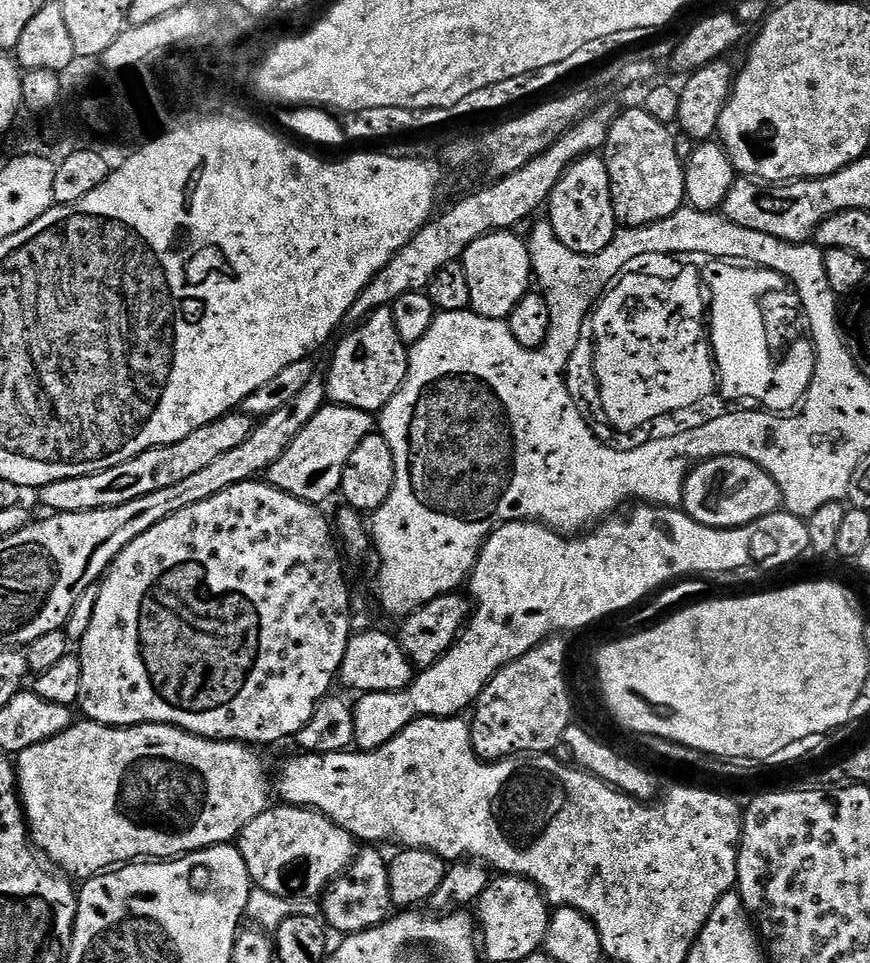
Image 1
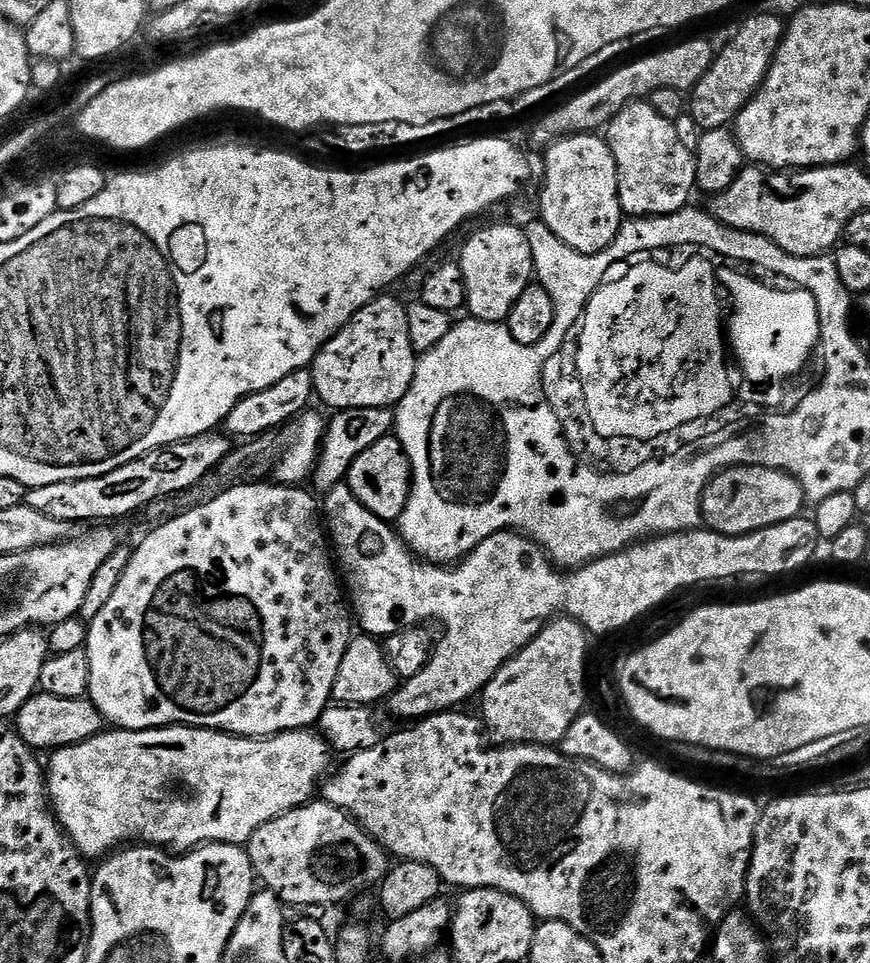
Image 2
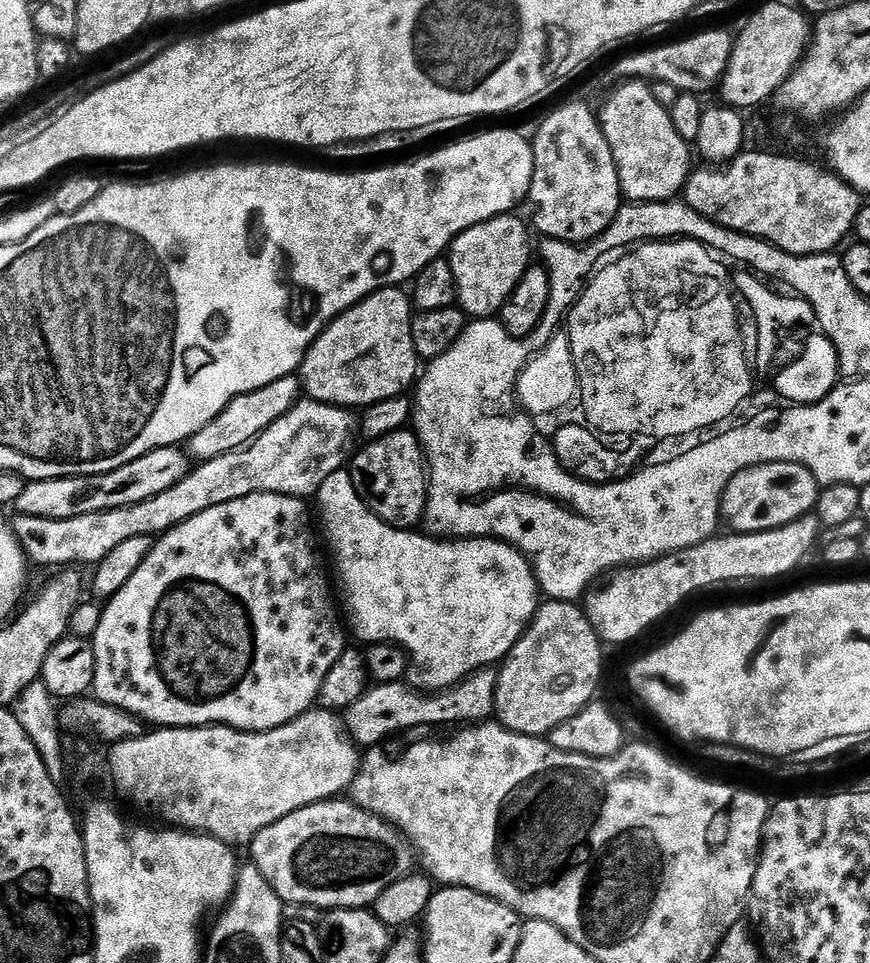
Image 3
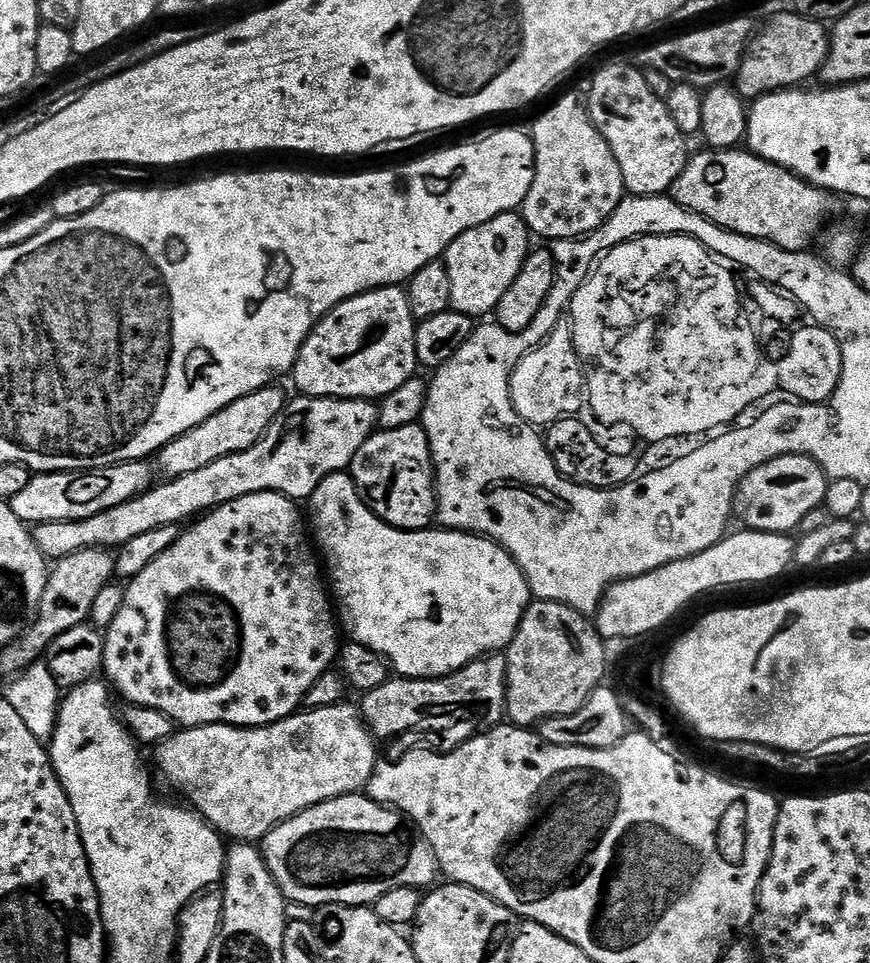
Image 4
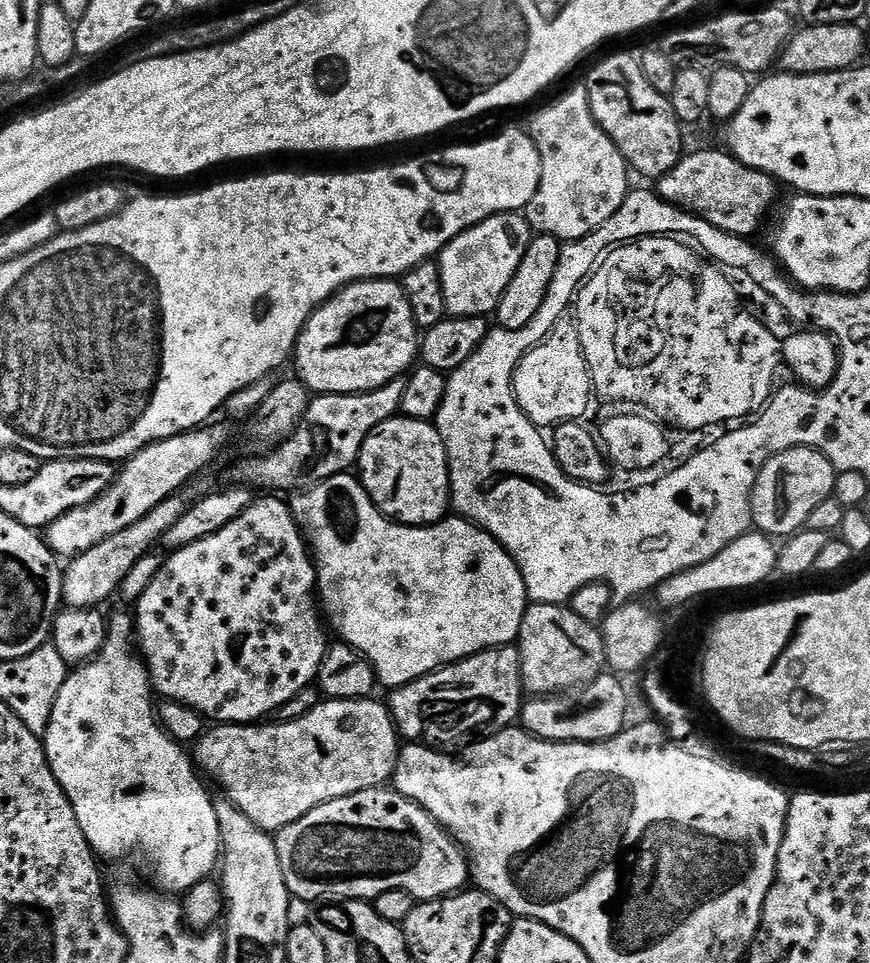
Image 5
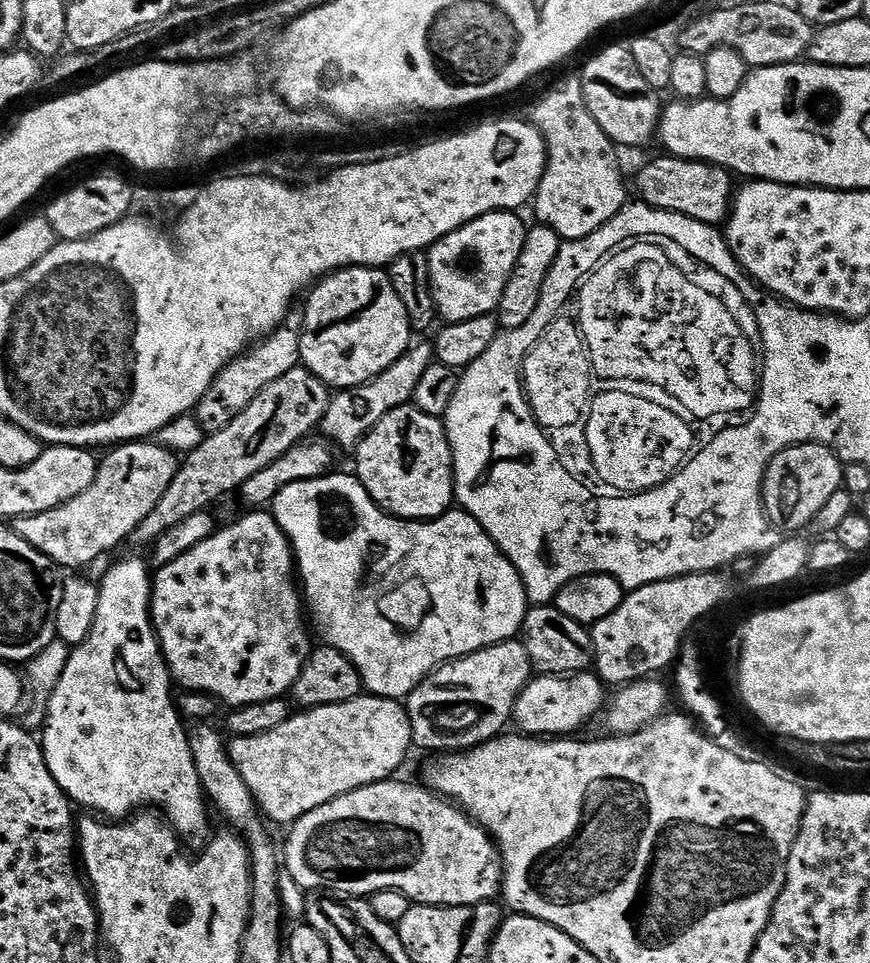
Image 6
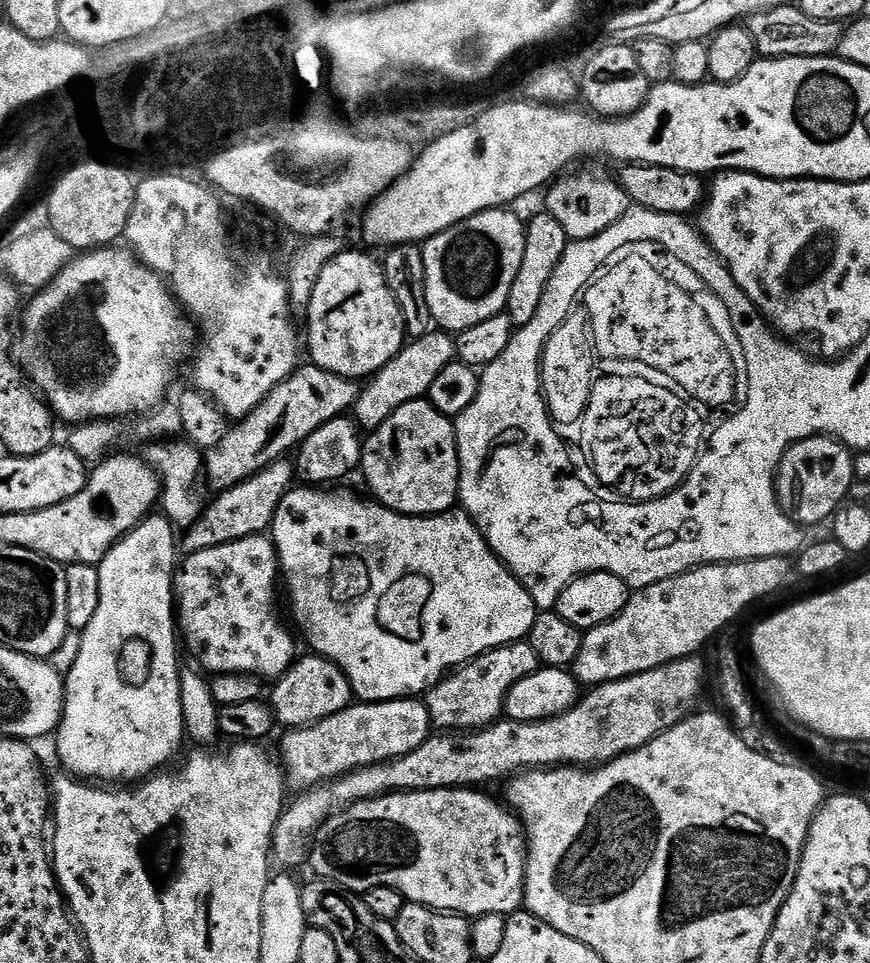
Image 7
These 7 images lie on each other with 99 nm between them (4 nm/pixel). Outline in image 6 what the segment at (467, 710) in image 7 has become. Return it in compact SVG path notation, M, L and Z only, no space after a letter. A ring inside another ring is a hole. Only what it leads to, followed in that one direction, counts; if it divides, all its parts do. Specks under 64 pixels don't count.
M520 638L503 640L502 643L484 648L480 652L448 661L430 673L406 698L413 745L417 749L425 748L432 752L428 754L444 754L449 750L475 748L477 744L496 739L513 719L516 699L533 676L534 669L528 651ZM463 704L484 711L465 732L443 732L432 721L436 716L436 708L460 708Z

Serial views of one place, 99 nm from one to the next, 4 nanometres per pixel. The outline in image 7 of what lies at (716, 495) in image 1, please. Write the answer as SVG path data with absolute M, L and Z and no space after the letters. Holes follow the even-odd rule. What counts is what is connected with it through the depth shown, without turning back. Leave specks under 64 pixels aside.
M811 436L787 448L776 470L776 497L780 509L801 526L831 521L849 499L854 483L852 458L853 453L830 436Z

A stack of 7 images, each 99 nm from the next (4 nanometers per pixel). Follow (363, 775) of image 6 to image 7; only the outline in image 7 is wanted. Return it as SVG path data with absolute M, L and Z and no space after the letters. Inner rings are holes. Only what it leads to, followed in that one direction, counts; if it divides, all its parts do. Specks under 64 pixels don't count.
M420 698L383 700L377 704L353 703L352 707L322 722L283 733L279 755L287 787L307 790L359 768L396 760L410 754L410 750L418 750L418 746L428 740L433 728L428 705Z

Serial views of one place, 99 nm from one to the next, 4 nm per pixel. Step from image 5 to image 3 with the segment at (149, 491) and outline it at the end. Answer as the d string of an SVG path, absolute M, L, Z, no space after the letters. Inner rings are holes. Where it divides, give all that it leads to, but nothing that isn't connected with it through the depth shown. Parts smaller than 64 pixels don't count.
M296 374L278 378L278 382L270 382L270 386L262 386L253 392L235 396L226 406L226 410L222 410L222 414L218 414L218 418L214 418L202 430L193 434L192 439L187 441L187 451L197 461L203 462L218 458L222 454L236 452L240 448L246 448L266 429L274 426L274 422L278 422L278 418L285 416L295 406L296 401L301 399L301 396L302 385L299 375Z

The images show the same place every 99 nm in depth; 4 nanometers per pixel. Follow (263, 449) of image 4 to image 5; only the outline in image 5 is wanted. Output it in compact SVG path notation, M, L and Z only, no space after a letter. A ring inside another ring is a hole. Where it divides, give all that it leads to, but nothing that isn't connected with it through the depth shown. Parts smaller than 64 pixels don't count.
M398 379L372 392L351 392L341 396L320 394L309 399L300 425L267 454L252 454L256 456L238 461L232 468L232 476L236 479L233 481L253 490L268 488L264 490L291 493L307 484L319 484L331 476L347 473L359 458L365 438L382 422L400 412L404 386L405 381Z

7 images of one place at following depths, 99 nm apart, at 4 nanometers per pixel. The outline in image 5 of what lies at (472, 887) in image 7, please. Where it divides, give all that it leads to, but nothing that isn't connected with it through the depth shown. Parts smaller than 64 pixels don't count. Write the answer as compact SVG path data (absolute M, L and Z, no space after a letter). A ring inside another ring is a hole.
M391 786L362 790L358 794L350 794L346 798L338 798L337 800L326 802L322 806L310 810L310 814L298 818L298 822L280 829L279 832L275 833L274 839L276 841L276 849L278 850L278 862L282 862L282 878L286 882L289 893L297 901L308 900L307 902L315 902L331 898L333 900L363 900L365 902L372 902L375 901L378 894L386 894L386 890L402 890L406 894L410 894L413 901L416 902L440 900L444 896L455 896L457 892L467 885L464 883L469 883L470 880L470 860L464 849L453 840L450 833L430 813L422 810L422 806L418 806L413 800L406 798L401 792L396 791Z

